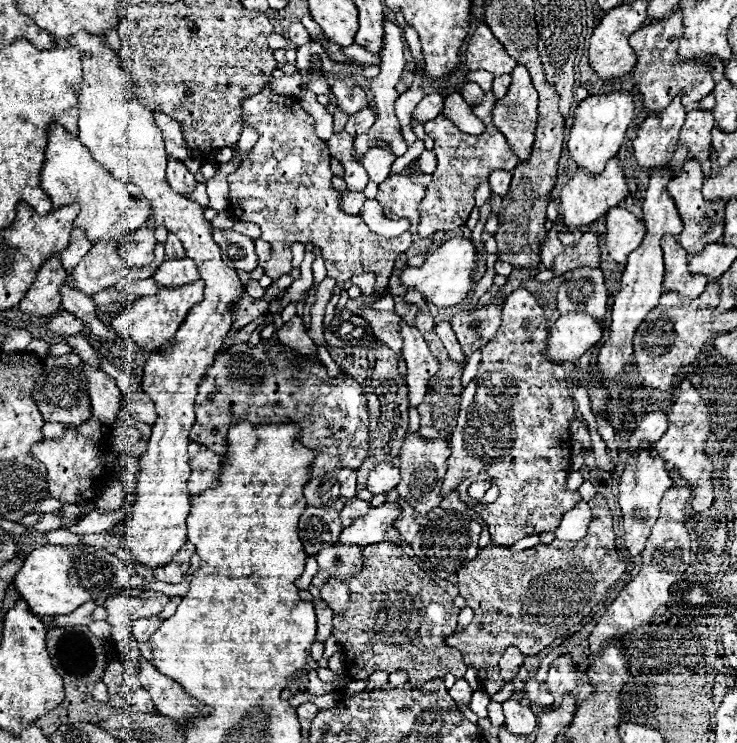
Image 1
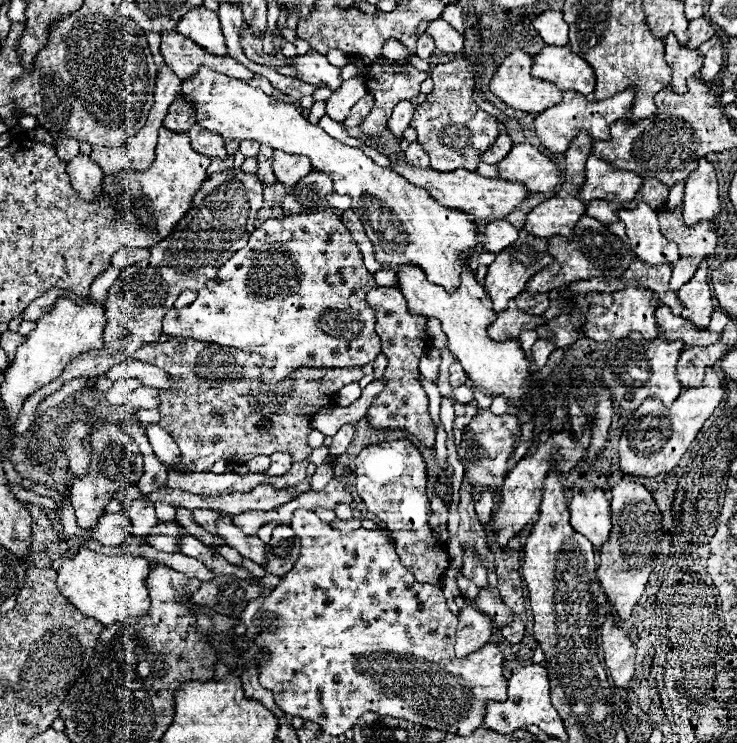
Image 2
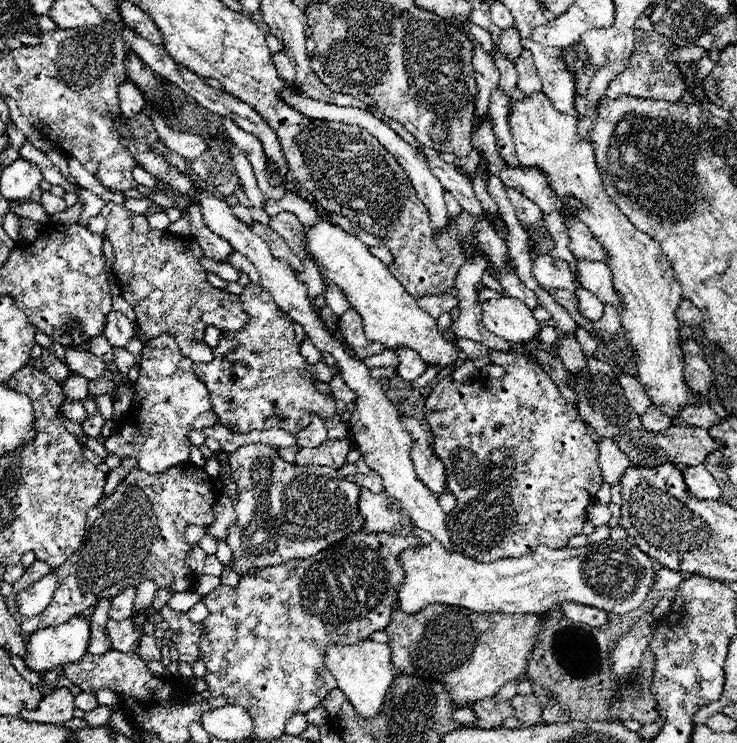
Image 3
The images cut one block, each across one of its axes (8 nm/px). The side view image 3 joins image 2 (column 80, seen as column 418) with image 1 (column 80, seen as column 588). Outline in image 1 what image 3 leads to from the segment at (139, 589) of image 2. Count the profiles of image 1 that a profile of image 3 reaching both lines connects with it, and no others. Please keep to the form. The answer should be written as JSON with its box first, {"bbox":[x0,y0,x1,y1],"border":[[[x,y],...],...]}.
{"bbox":[14,544,192,616],"border":[[[78,544],[78,546],[40,546],[28,554],[24,566],[14,576],[14,588],[28,608],[38,616],[62,616],[74,612],[88,600],[110,598],[130,590],[154,590],[168,596],[184,596],[188,591],[192,574],[188,574],[178,584],[168,584],[158,580],[144,580],[136,574],[134,566],[106,552],[104,548]]]}

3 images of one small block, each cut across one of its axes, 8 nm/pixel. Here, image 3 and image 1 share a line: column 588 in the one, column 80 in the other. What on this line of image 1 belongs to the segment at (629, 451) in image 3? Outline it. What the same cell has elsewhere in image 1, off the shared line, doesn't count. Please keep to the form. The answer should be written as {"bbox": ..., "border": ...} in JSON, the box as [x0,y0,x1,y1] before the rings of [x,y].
{"bbox":[34,354,90,426],"border":[[[64,354],[64,356],[50,356],[44,362],[44,372],[36,380],[34,386],[34,400],[44,416],[46,422],[60,422],[66,426],[80,426],[90,420],[90,396],[88,384],[84,376],[84,362],[78,354]]]}

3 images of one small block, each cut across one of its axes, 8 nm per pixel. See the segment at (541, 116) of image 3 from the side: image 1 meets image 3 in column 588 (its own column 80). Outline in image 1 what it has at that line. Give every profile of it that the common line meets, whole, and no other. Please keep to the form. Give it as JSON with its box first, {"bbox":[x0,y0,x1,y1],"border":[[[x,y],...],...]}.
{"bbox":[42,126,150,248],"border":[[[52,126],[48,132],[46,162],[42,168],[42,190],[50,196],[54,208],[64,204],[80,204],[78,218],[74,220],[76,228],[82,228],[92,244],[100,240],[112,240],[116,248],[124,240],[132,240],[132,234],[148,220],[150,204],[142,196],[140,188],[134,184],[124,184],[114,180],[108,170],[104,170],[78,138],[70,136],[62,126]]]}

